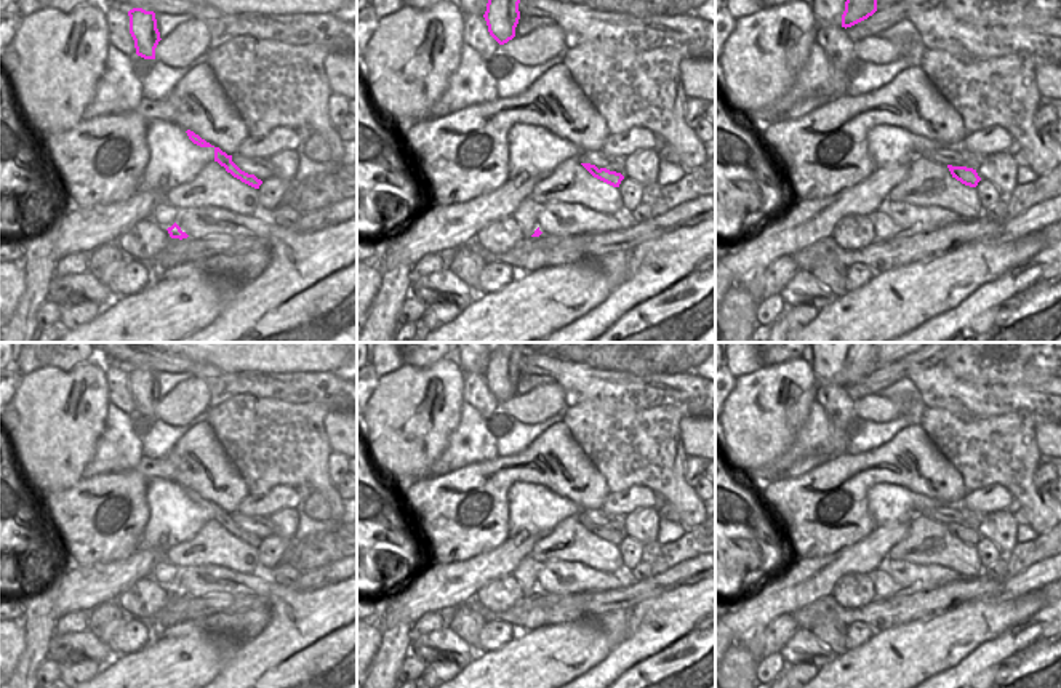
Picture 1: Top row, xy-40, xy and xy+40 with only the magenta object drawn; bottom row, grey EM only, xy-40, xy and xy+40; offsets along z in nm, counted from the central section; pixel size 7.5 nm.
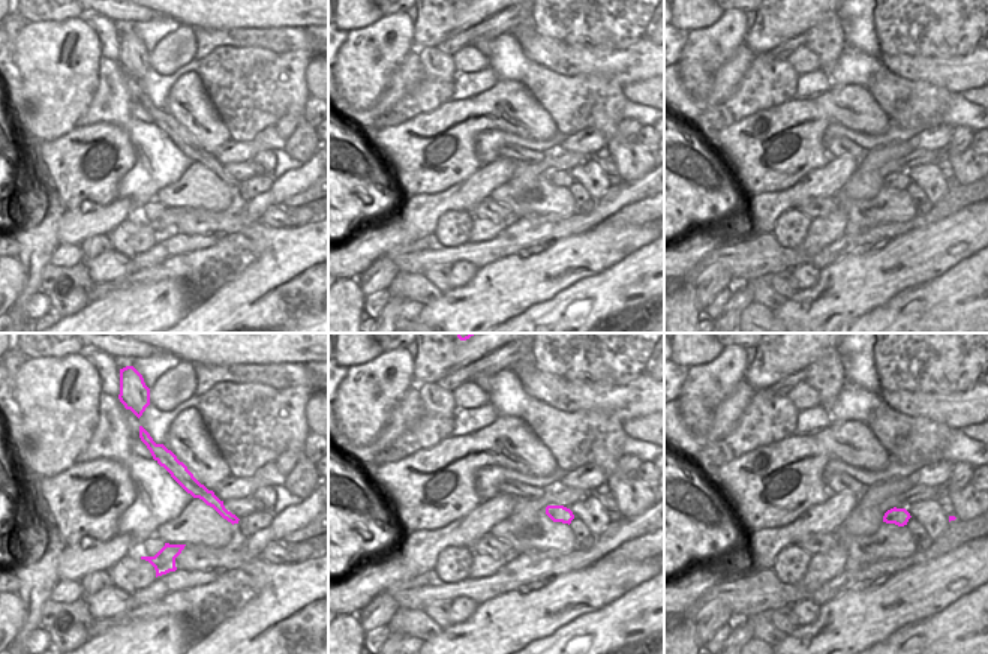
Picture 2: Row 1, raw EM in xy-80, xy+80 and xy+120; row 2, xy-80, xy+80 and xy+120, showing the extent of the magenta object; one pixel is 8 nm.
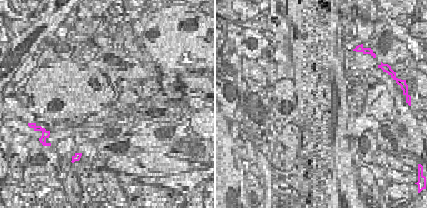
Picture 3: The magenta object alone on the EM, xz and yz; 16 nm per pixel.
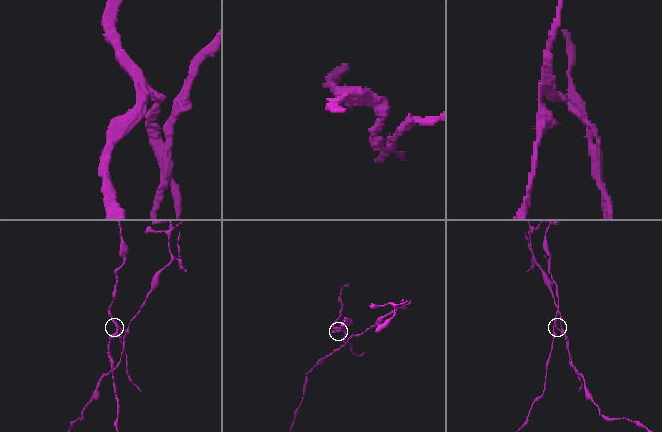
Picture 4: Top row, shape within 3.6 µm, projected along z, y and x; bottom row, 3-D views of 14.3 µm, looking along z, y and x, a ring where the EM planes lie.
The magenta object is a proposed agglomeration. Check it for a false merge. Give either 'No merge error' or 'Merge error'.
Merge error.

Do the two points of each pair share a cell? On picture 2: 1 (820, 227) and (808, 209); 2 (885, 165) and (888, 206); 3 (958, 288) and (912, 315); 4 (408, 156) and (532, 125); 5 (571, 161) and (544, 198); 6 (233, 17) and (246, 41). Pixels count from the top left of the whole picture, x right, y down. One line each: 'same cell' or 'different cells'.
1: different cells
2: different cells
3: same cell
4: same cell
5: same cell
6: different cells

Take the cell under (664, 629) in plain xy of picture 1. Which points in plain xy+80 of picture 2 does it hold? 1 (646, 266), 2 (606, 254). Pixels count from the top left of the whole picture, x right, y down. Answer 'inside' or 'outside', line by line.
1: inside
2: outside

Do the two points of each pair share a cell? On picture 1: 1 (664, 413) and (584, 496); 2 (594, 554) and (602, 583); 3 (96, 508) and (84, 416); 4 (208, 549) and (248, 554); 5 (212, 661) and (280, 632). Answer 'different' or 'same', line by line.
1: different
2: different
3: different
4: same
5: different

